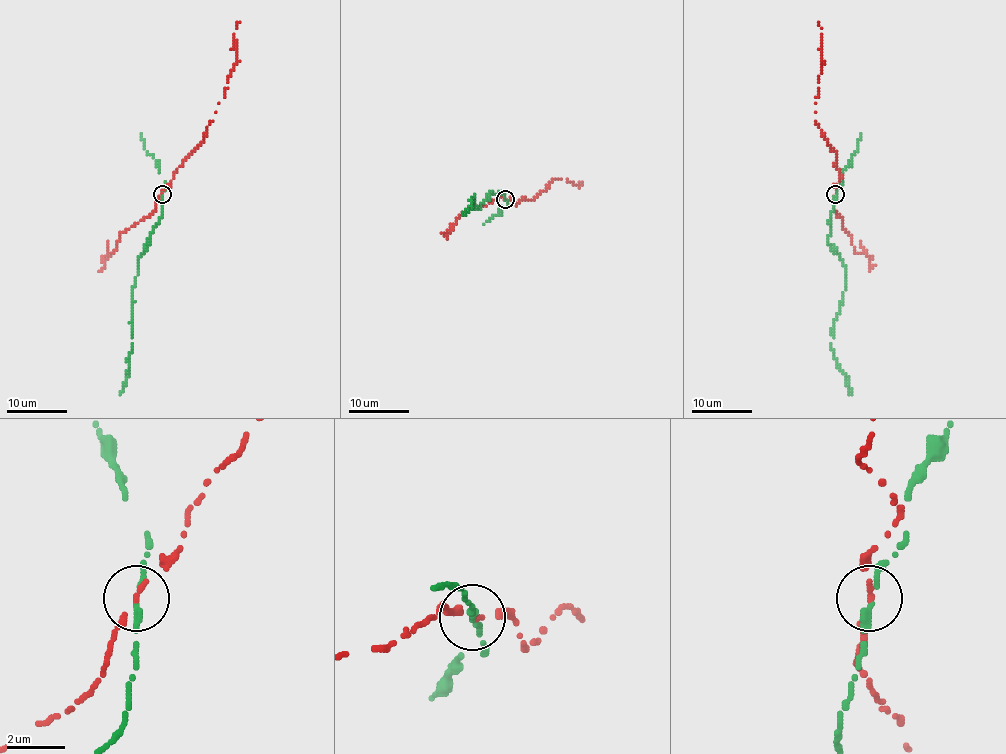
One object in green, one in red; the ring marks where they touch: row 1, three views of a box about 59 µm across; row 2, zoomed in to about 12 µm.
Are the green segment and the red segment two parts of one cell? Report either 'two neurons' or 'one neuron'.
two neurons

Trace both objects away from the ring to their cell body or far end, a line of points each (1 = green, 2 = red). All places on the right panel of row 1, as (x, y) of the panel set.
1: (836, 194), (828, 243), (842, 258), (845, 288), (830, 347), (837, 366), (848, 377), (849, 395)
2: (836, 194), (836, 185), (842, 176), (833, 165), (836, 153), (815, 122), (822, 63), (819, 23)

